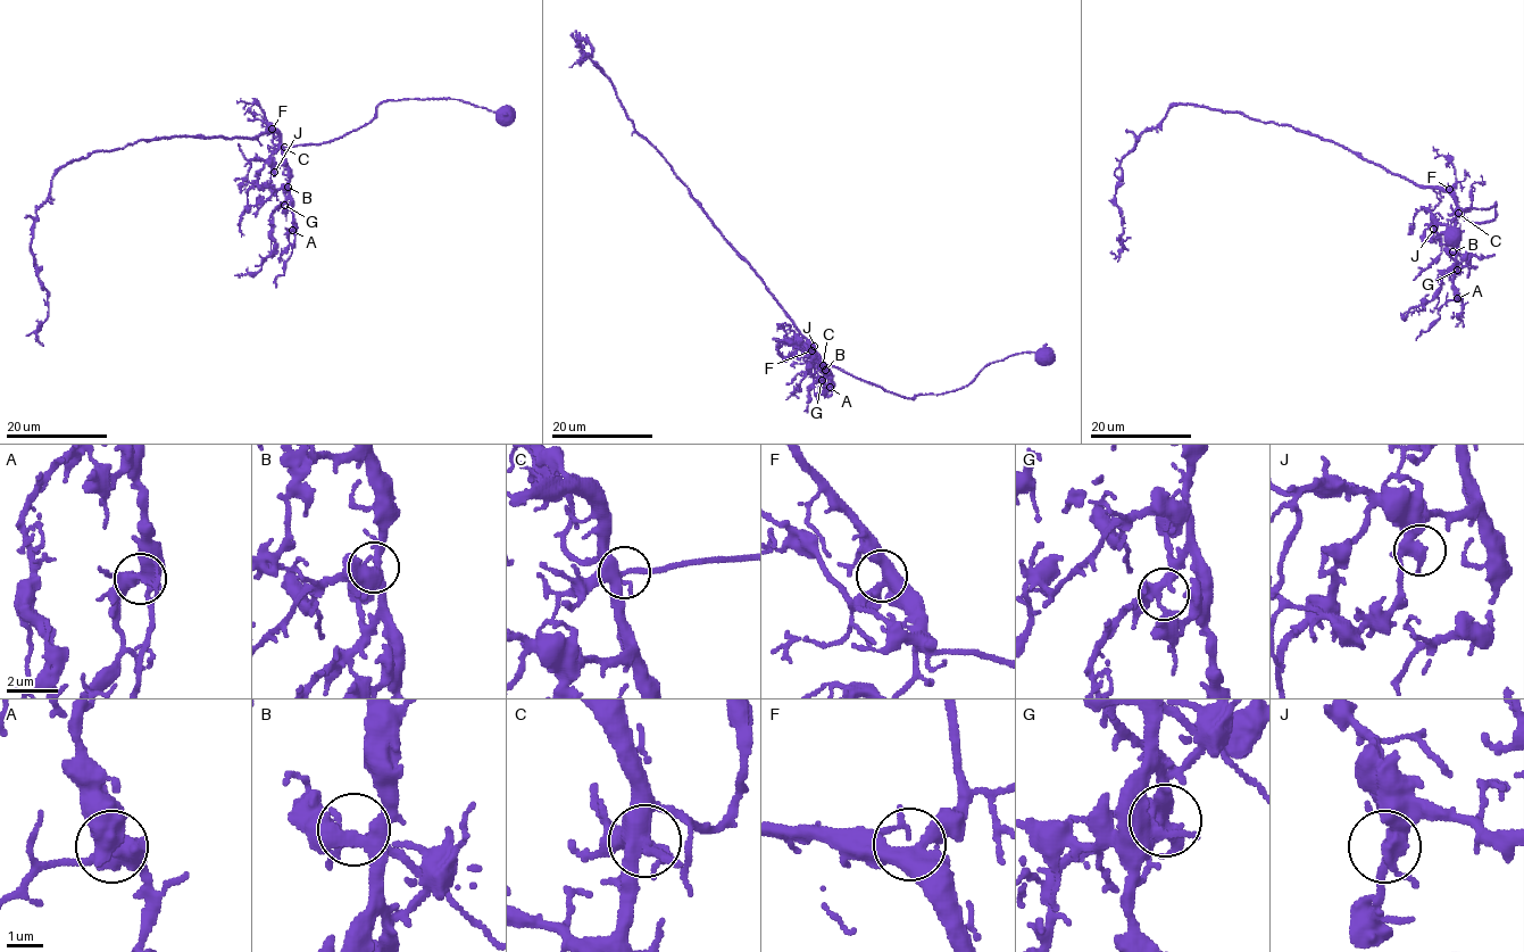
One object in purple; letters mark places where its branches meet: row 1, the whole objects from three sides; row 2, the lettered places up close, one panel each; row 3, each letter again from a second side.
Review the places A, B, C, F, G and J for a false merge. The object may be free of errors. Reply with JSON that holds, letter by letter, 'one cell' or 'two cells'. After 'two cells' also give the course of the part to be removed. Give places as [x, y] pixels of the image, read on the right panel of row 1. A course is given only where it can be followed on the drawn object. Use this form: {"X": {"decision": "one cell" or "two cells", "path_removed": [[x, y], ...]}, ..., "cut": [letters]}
{"A": {"decision": "one cell"}, "B": {"decision": "one cell"}, "C": {"decision": "one cell"}, "F": {"decision": "one cell"}, "G": {"decision": "one cell"}, "J": {"decision": "one cell"}, "cut": []}

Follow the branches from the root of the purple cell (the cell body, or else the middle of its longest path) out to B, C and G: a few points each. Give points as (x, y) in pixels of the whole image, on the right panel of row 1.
B: (1450, 236), (1450, 225), (1462, 210), (1489, 209), (1496, 201), (1489, 222), (1456, 215), (1452, 251)
C: (1450, 236), (1450, 225), (1462, 210), (1489, 209), (1496, 201), (1495, 218), (1487, 223), (1473, 223), (1457, 213)
G: (1450, 236), (1450, 225), (1462, 210), (1489, 209), (1496, 201), (1489, 222), (1456, 215), (1457, 270)

